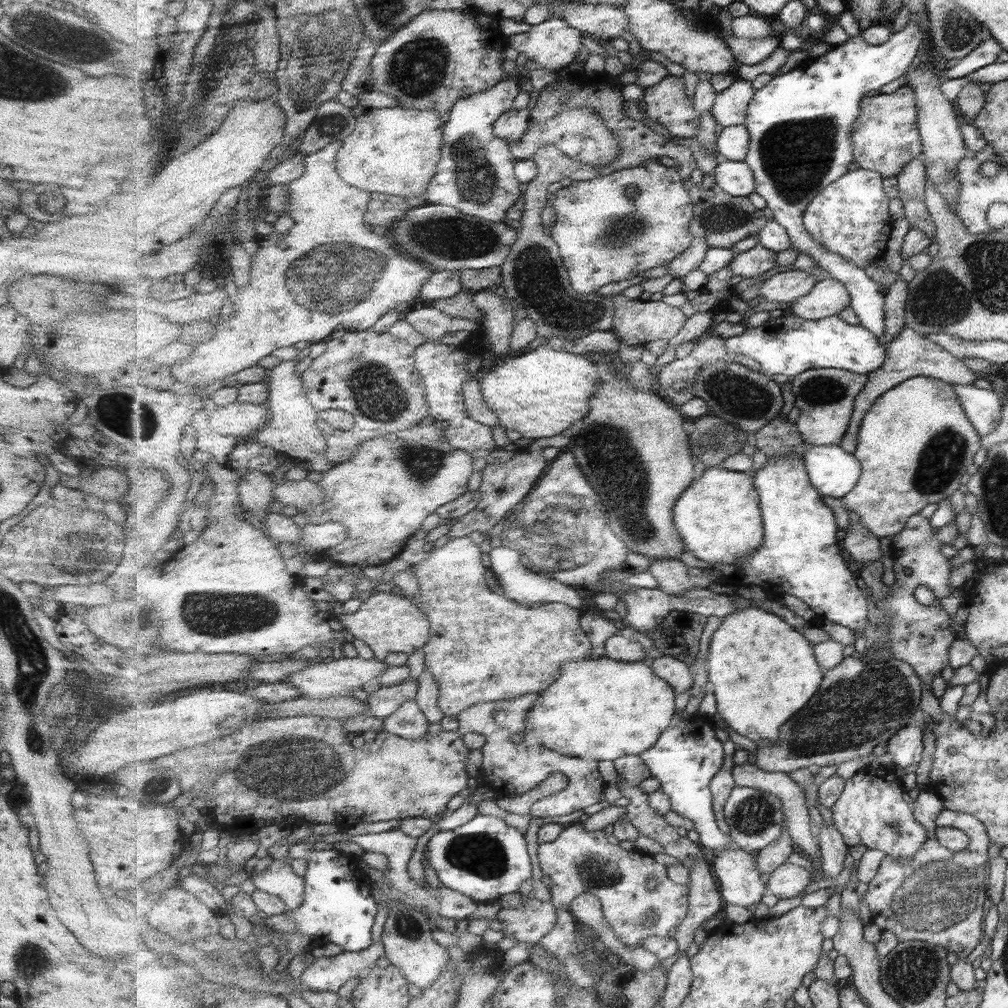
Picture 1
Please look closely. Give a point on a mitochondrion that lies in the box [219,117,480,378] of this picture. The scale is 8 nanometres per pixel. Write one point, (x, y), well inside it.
(330, 278)

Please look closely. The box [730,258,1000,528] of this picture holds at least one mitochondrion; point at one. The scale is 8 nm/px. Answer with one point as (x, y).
(942, 458)

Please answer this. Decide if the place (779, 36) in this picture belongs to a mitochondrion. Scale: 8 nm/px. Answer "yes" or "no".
no

